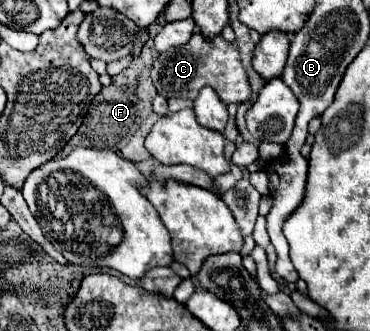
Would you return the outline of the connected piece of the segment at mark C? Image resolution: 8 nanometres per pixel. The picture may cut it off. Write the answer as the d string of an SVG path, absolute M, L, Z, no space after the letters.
M194 33L186 45L168 49L168 53L158 55L152 67L152 81L160 95L164 97L186 97L196 99L204 85L210 85L224 103L244 103L250 99L252 89L248 83L248 73L240 61L240 51L228 43L222 35L212 41L204 39L202 33Z

